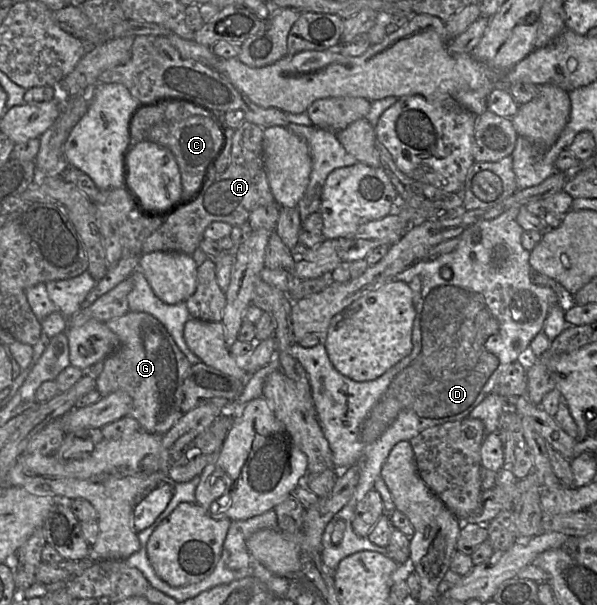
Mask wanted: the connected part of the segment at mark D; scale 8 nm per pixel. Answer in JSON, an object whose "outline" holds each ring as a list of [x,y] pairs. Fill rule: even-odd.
{"outline":[[[513,206],[494,219],[482,220],[470,225],[460,234],[460,236],[458,236],[459,243],[452,252],[441,255],[434,260],[419,260],[411,266],[409,266],[408,268],[406,268],[404,271],[396,275],[395,279],[405,282],[413,292],[415,319],[412,330],[412,351],[408,356],[403,358],[401,361],[399,361],[396,365],[391,367],[377,379],[371,381],[357,382],[342,375],[332,365],[328,357],[324,343],[319,343],[318,345],[309,348],[302,347],[299,343],[295,343],[290,347],[291,356],[300,362],[300,364],[303,366],[307,373],[312,400],[316,408],[317,418],[320,423],[323,435],[328,441],[329,447],[332,452],[334,469],[337,472],[340,472],[345,469],[348,469],[353,465],[357,465],[359,467],[359,479],[352,496],[350,497],[349,501],[342,507],[342,509],[340,509],[327,523],[322,534],[322,546],[320,550],[320,556],[323,564],[326,567],[328,567],[329,570],[333,571],[343,558],[359,551],[367,550],[377,552],[380,554],[387,554],[387,550],[385,547],[377,546],[371,543],[367,537],[357,536],[352,529],[352,520],[354,518],[354,511],[357,502],[361,500],[364,497],[364,495],[371,489],[376,490],[381,496],[385,513],[391,513],[395,509],[395,505],[392,500],[391,494],[386,484],[380,477],[382,465],[385,462],[389,452],[394,447],[394,445],[402,440],[409,441],[423,430],[430,428],[432,426],[436,426],[446,422],[462,420],[468,416],[471,418],[479,419],[483,422],[485,427],[485,437],[490,433],[498,433],[500,429],[500,417],[507,409],[506,398],[494,392],[497,379],[500,376],[501,372],[504,371],[510,363],[516,362],[520,355],[525,355],[527,353],[532,339],[538,333],[540,333],[541,331],[545,333],[551,342],[566,328],[567,323],[564,319],[565,313],[558,304],[559,299],[554,290],[549,286],[533,284],[529,278],[530,272],[532,270],[529,264],[530,252],[525,250],[521,245],[521,236],[524,230],[516,221],[520,207],[522,206]],[[499,244],[503,244],[508,248],[509,258],[505,265],[503,265],[499,269],[496,269],[491,265],[490,256],[493,248]],[[443,267],[448,267],[452,271],[452,276],[448,280],[442,278],[440,274],[440,271]],[[518,309],[521,309],[522,315],[529,315],[529,312],[534,312],[535,309],[538,309],[538,316],[534,320],[522,320],[519,318],[521,313],[520,311],[518,311]],[[340,519],[345,522],[345,530],[343,531],[341,541],[338,544],[333,544],[333,542],[331,541],[331,533],[334,529],[336,522]]]}

